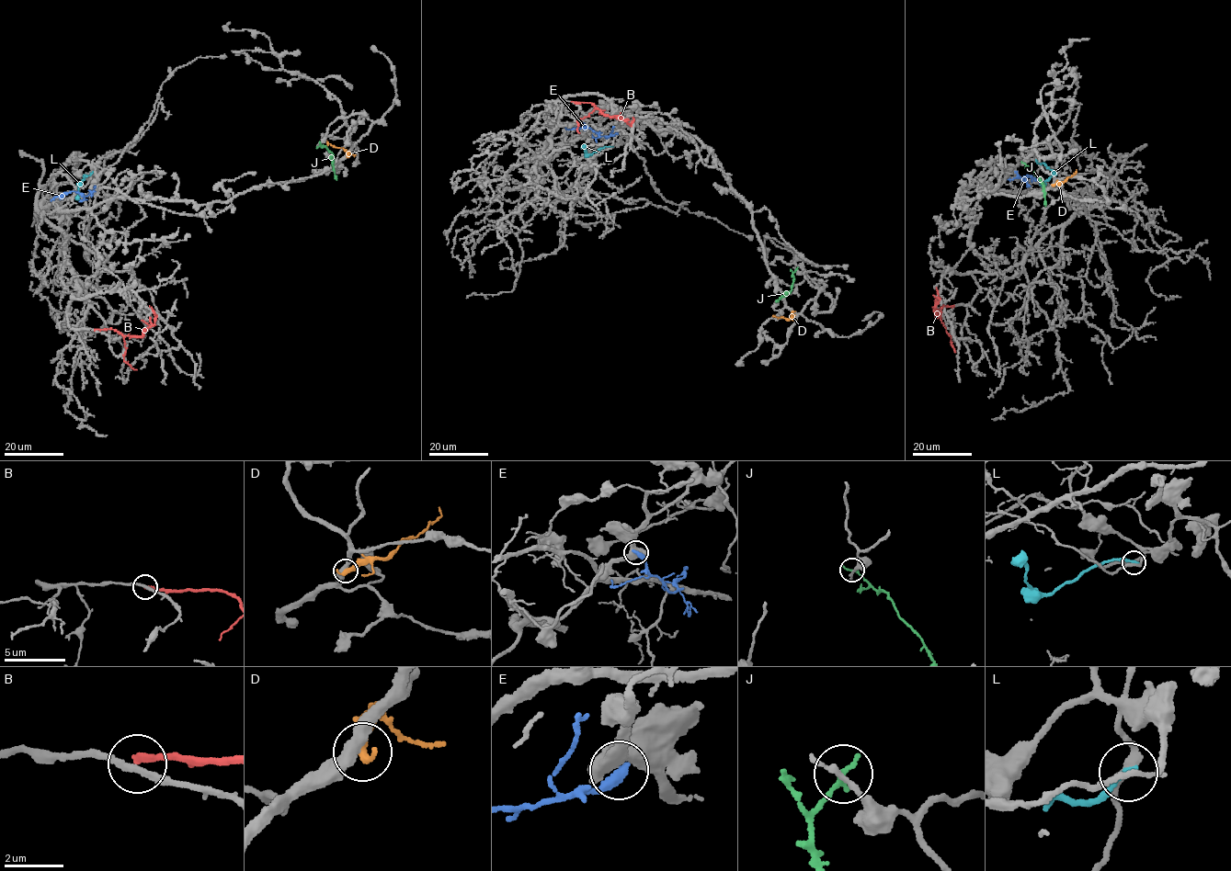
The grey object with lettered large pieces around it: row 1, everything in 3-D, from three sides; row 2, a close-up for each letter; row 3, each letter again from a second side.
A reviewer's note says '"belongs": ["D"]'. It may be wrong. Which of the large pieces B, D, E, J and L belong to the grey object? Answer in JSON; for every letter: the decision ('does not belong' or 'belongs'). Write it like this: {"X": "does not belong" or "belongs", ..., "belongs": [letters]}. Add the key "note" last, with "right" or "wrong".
{"B": "does not belong", "D": "does not belong", "E": "does not belong", "J": "does not belong", "L": "does not belong", "belongs": [], "note": "wrong"}

